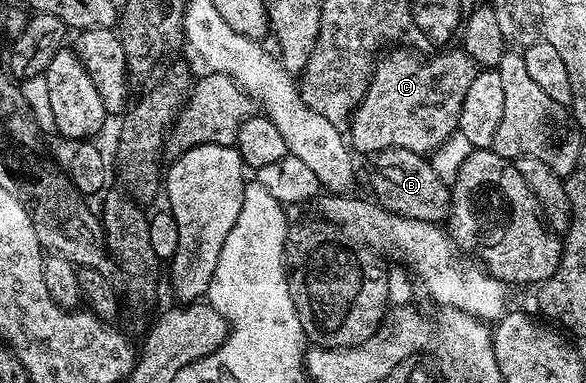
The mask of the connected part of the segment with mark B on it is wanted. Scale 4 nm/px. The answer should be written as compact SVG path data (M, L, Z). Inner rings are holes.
M387 148L375 153L374 160L377 168L374 200L381 208L431 224L440 224L449 219L452 210L451 193L432 168L431 159L405 148Z

